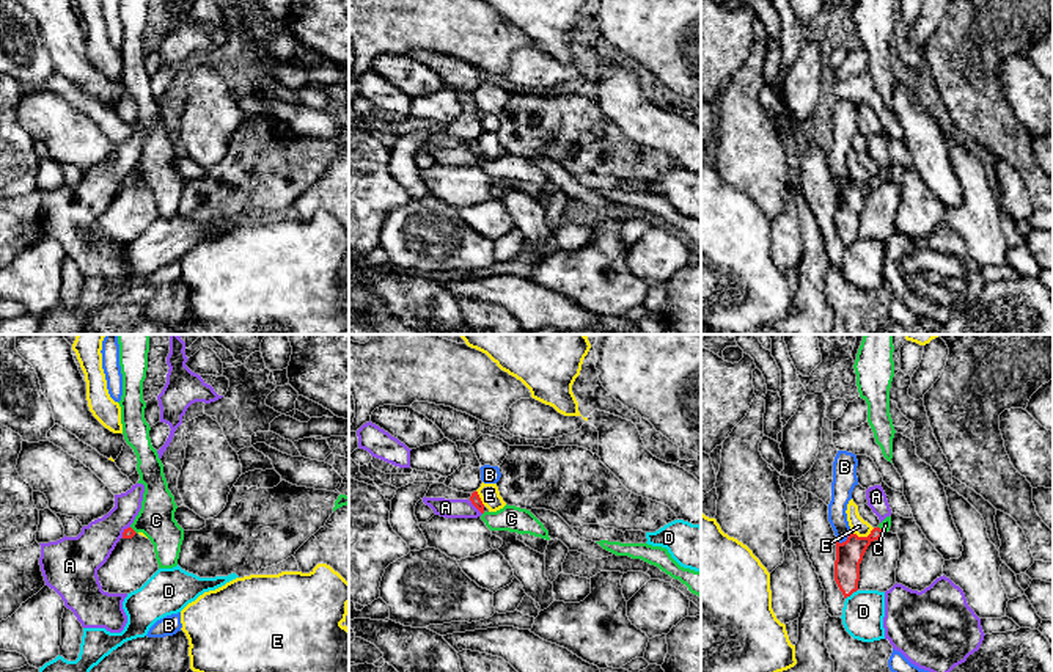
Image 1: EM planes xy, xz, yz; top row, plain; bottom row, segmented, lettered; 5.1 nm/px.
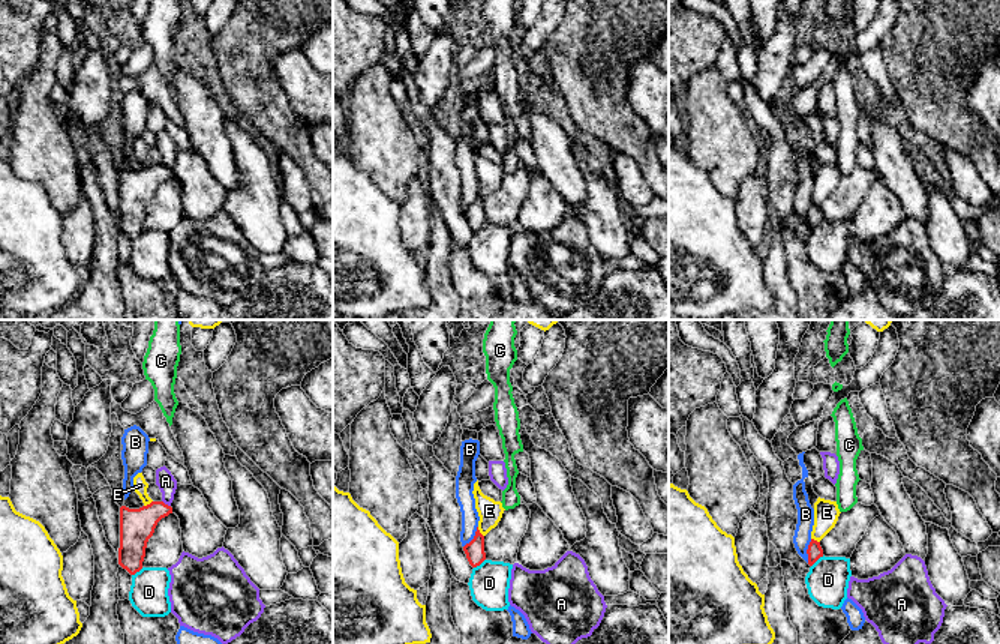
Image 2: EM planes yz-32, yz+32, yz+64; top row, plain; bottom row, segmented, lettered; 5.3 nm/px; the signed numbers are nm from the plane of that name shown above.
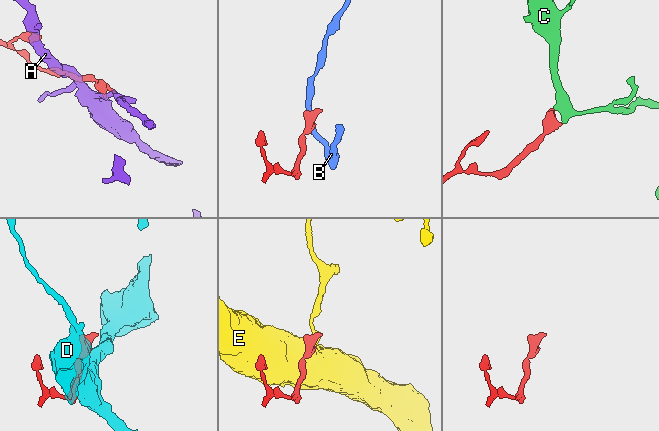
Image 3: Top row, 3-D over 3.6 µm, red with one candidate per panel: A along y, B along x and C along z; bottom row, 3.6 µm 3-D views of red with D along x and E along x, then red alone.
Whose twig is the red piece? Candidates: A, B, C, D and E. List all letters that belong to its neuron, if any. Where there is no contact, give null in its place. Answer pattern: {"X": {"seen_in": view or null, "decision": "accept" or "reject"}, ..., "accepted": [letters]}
{"A": {"seen_in": "xz", "decision": "reject"}, "B": {"seen_in": "yz", "decision": "reject"}, "C": {"seen_in": "xy", "decision": "accept"}, "D": {"seen_in": "yz", "decision": "reject"}, "E": {"seen_in": "yz", "decision": "reject"}, "accepted": ["C"]}

